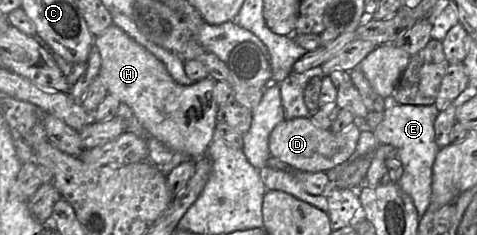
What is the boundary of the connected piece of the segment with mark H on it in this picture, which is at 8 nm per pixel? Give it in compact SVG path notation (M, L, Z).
M113 23L94 38L94 45L101 56L99 77L108 93L126 103L153 137L193 159L206 154L217 123L214 79L206 77L191 85L177 83L162 61Z

